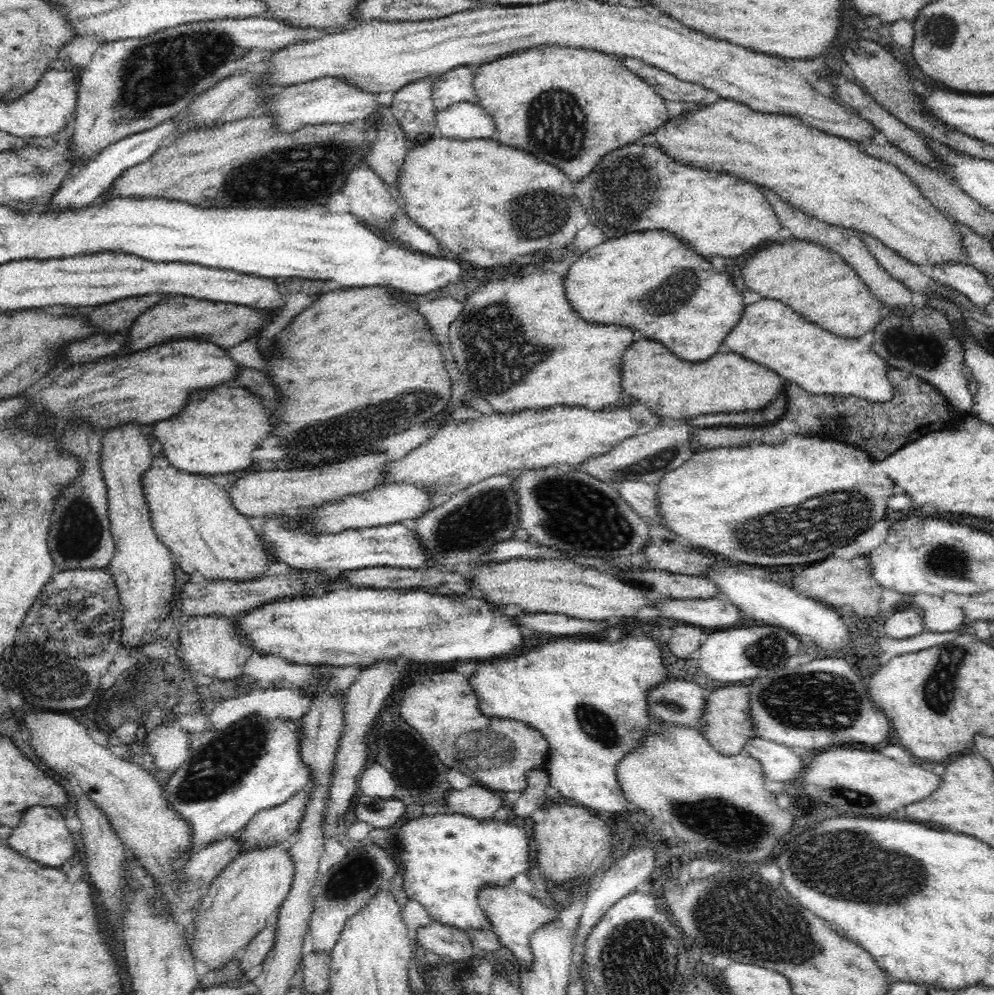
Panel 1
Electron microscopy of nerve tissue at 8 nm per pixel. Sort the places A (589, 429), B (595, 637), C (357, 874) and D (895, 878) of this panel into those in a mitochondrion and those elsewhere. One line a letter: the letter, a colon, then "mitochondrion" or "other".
A: other
B: other
C: mitochondrion
D: mitochondrion

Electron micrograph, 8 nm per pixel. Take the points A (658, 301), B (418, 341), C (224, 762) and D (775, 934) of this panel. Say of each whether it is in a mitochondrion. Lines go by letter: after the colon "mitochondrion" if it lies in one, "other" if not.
A: mitochondrion
B: other
C: mitochondrion
D: mitochondrion

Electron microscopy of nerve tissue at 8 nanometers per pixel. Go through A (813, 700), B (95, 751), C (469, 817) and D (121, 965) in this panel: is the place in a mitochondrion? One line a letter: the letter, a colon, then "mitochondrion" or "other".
A: mitochondrion
B: other
C: other
D: other

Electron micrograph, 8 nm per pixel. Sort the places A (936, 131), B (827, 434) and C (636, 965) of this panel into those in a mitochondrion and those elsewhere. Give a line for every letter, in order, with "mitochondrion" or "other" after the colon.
A: other
B: other
C: mitochondrion

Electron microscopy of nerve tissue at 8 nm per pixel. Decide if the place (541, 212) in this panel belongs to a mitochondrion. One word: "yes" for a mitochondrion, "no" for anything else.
yes

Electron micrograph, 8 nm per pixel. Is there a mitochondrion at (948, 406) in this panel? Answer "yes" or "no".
no

